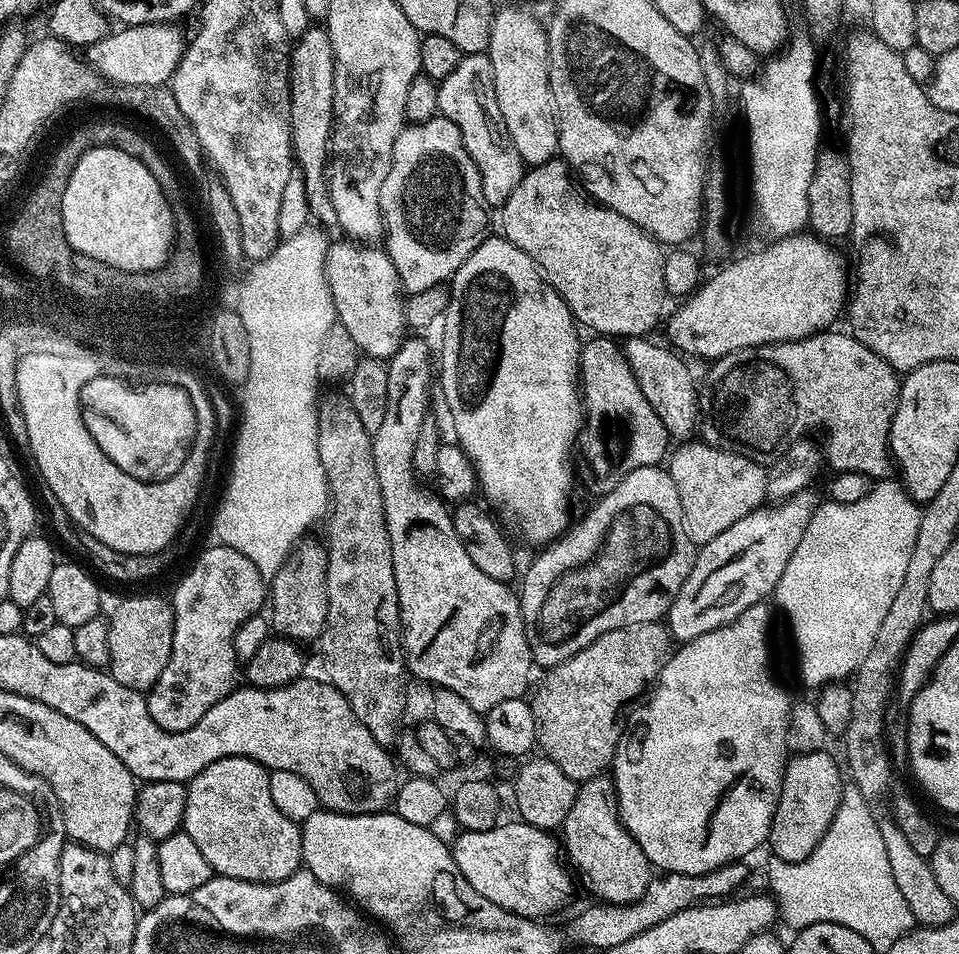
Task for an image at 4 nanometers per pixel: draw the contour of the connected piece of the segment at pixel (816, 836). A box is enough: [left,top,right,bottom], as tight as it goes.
[766,750,846,864]

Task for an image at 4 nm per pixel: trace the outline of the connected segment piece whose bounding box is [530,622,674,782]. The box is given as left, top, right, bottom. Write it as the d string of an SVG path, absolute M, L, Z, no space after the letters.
M663 623L632 624L629 628L610 630L602 634L602 638L594 638L594 642L578 650L574 658L547 669L543 673L544 681L535 685L536 693L534 688L530 696L539 751L544 751L541 753L546 759L554 762L554 766L558 766L558 770L571 780L583 782L601 775L611 765L620 744L620 711L627 704L635 705L635 700L640 695L643 697L659 681L660 671L664 669L673 648L673 637Z

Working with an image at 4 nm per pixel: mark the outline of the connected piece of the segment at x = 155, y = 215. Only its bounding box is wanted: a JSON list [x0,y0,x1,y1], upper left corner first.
[62,146,170,266]

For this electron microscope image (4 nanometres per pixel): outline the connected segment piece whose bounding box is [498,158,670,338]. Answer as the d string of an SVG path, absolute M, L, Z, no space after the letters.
M553 158L529 167L514 194L510 194L504 207L499 209L498 216L499 231L504 239L518 246L518 250L522 250L536 263L543 279L572 311L577 325L584 327L585 324L593 328L593 333L609 338L627 338L648 336L651 328L660 319L660 323L665 319L664 303L669 303L670 297L666 290L666 278L662 278L666 252L660 241L630 222L630 218L622 218L622 214L614 209L597 204L585 195L563 159Z

